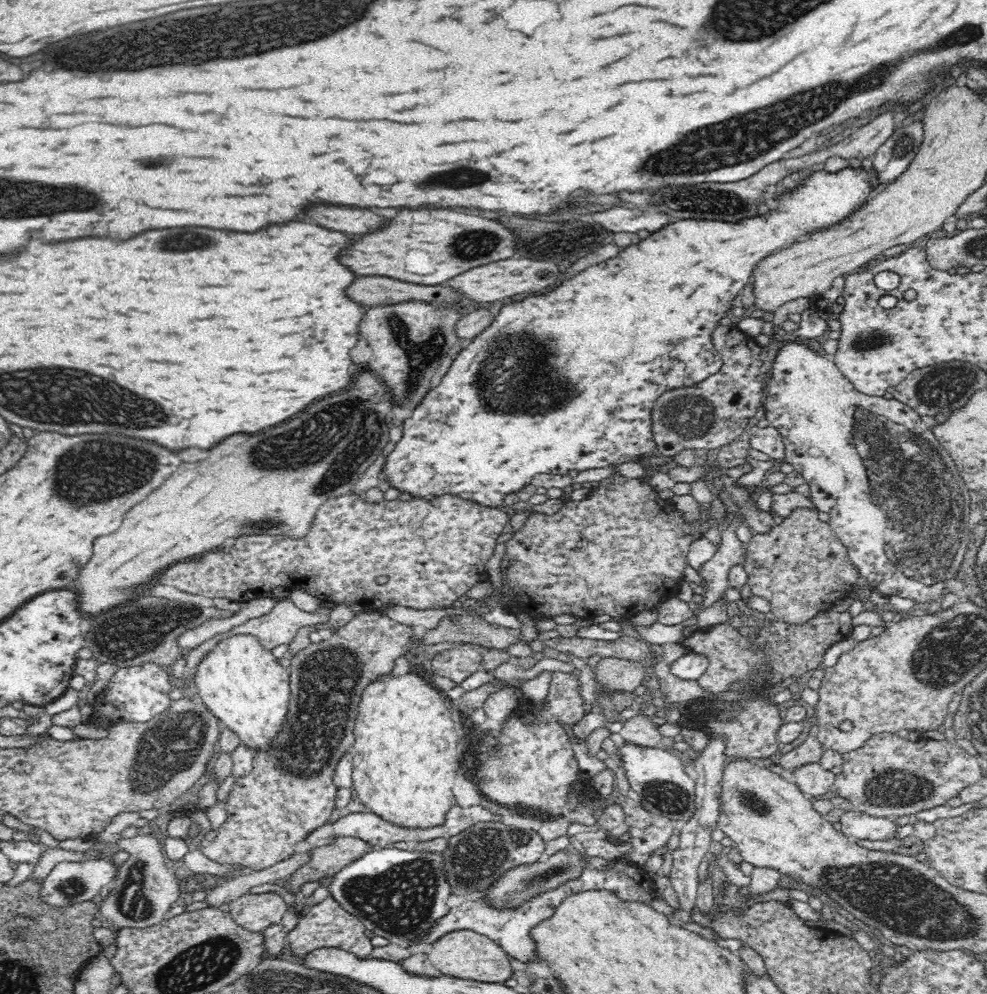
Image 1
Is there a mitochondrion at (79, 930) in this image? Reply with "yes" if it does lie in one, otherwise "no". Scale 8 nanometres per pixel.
no

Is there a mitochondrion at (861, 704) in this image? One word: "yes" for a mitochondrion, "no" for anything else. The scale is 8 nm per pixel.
no

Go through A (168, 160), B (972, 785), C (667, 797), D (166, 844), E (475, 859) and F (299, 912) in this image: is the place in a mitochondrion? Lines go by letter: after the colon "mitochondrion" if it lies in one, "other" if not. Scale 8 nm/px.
A: mitochondrion
B: other
C: mitochondrion
D: other
E: mitochondrion
F: other

